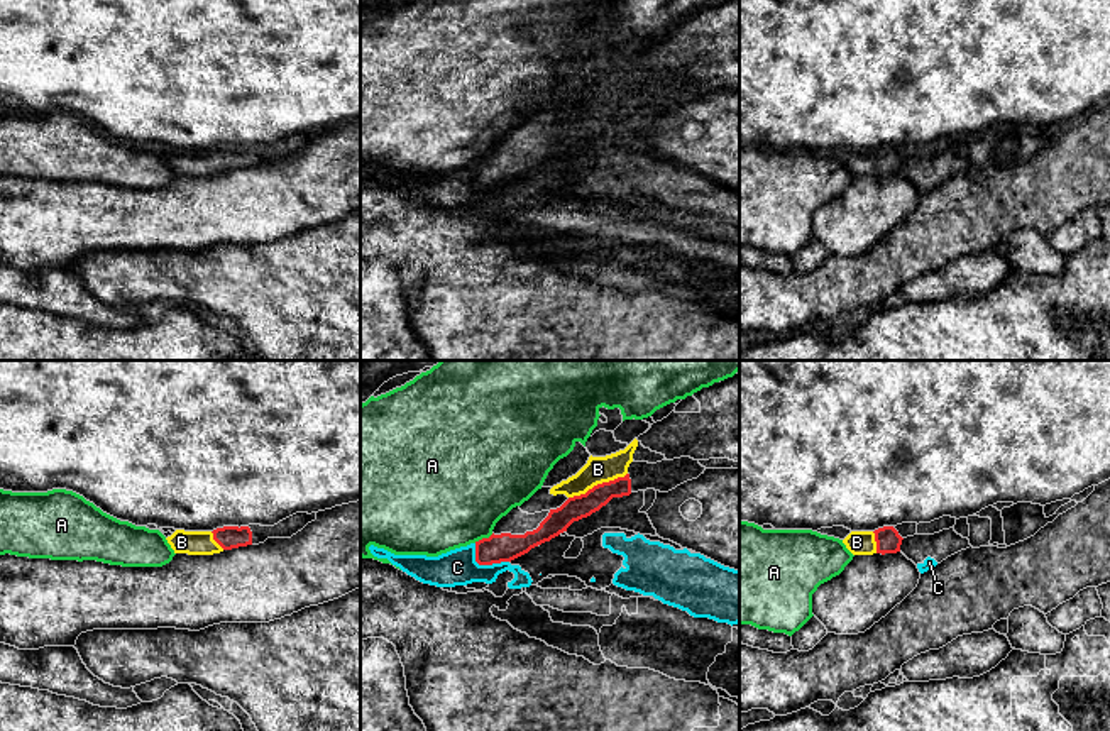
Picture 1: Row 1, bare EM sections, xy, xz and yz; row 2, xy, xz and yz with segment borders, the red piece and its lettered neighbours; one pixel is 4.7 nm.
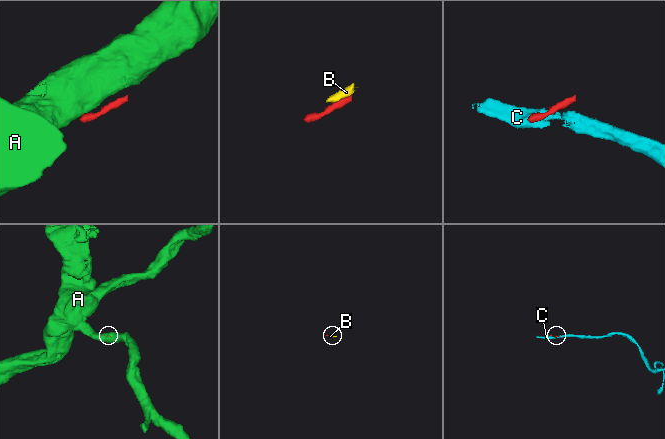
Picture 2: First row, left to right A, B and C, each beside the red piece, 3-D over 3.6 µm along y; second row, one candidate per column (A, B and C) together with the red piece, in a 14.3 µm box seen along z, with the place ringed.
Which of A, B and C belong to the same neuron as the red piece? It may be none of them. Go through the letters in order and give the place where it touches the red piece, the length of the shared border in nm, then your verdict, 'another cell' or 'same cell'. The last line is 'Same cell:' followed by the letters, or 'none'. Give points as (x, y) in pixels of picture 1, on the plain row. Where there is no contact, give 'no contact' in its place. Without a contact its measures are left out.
A: xz (483, 159) | 100 nm | another cell
B: xz (598, 105) | 300 nm | same cell
C: xz (484, 185) | 190 nm | another cell
Same cell: B

